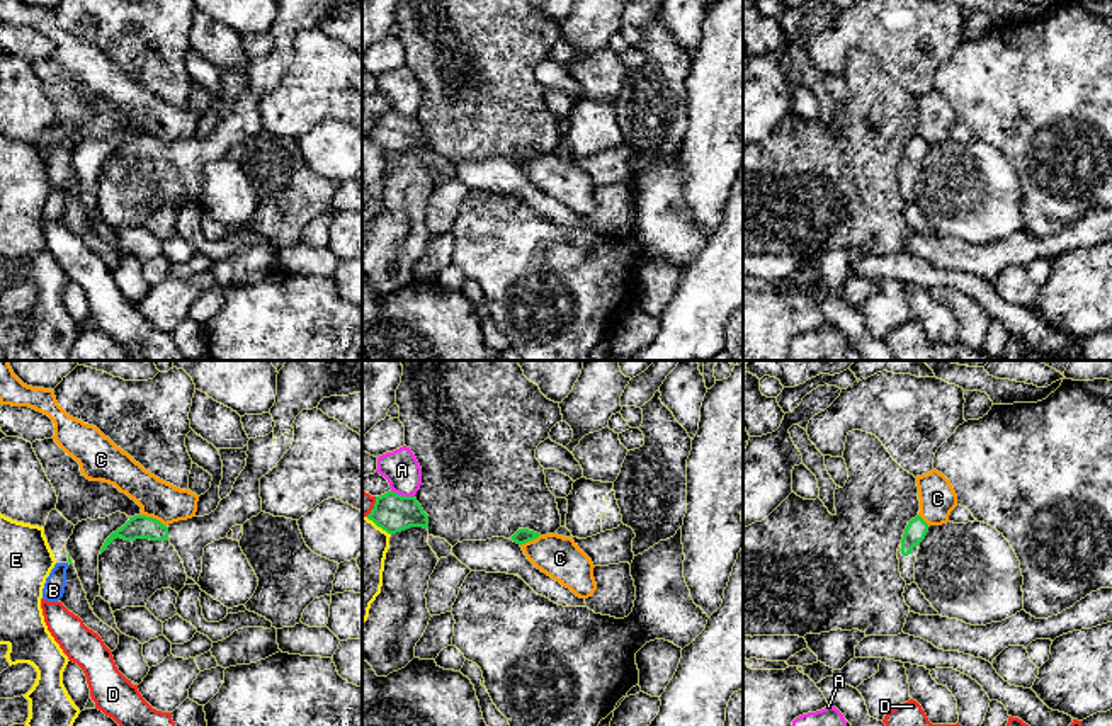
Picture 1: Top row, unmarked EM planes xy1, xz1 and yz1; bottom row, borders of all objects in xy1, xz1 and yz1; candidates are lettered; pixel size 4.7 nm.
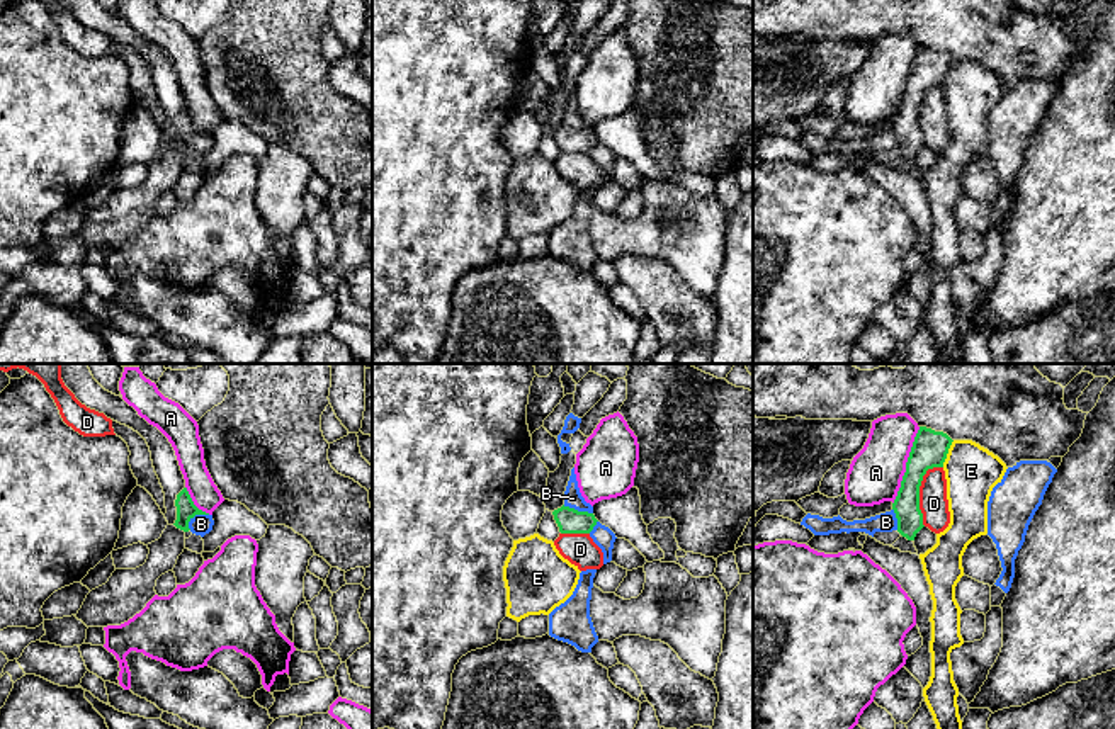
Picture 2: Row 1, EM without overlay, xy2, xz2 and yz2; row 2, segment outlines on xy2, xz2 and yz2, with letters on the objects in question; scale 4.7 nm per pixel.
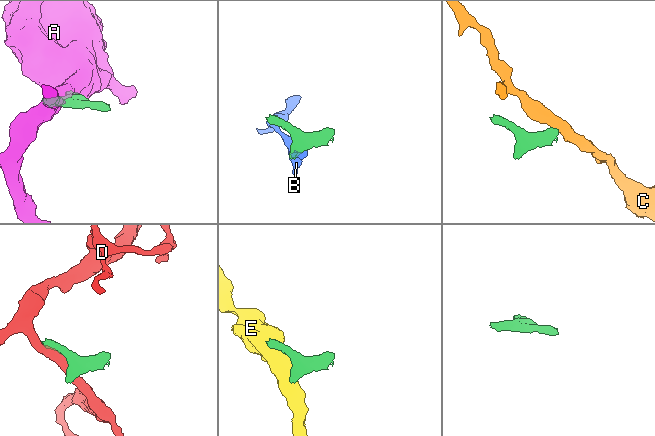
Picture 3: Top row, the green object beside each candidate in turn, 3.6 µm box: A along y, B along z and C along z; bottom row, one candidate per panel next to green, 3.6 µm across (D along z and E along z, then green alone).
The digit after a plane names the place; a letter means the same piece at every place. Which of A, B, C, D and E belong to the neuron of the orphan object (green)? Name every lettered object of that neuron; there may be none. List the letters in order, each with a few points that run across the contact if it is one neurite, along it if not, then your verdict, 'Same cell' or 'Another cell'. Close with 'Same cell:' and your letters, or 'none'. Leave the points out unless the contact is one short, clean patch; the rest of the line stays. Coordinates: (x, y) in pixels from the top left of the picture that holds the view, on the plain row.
A: Another cell
B: Line: xy2 (208, 133), (198, 133), (187, 146). Another cell
C: Line: xy1 (141, 133), (152, 135), (165, 145). Another cell
D: Another cell
E: Another cell
Same cell: none

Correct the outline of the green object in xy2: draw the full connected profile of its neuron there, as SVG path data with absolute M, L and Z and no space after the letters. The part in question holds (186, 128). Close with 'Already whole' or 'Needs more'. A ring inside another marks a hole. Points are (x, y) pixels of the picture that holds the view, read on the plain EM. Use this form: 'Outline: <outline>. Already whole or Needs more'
Outline: M187 107L177 114L175 126L175 143L167 144L161 156L148 163L146 182L136 189L116 189L105 204L87 214L75 235L87 246L121 245L139 233L156 214L156 199L173 190L185 168L189 141L195 134L209 134L194 124Z. Needs more

